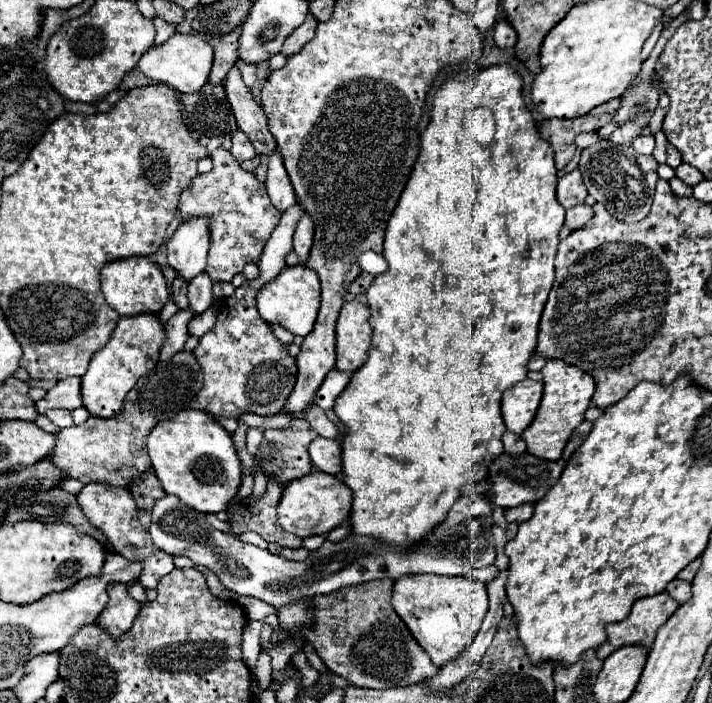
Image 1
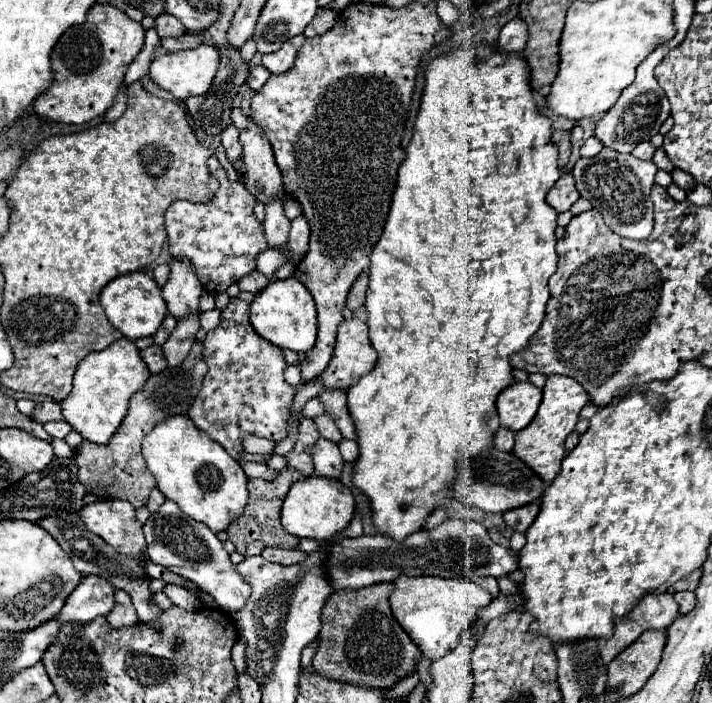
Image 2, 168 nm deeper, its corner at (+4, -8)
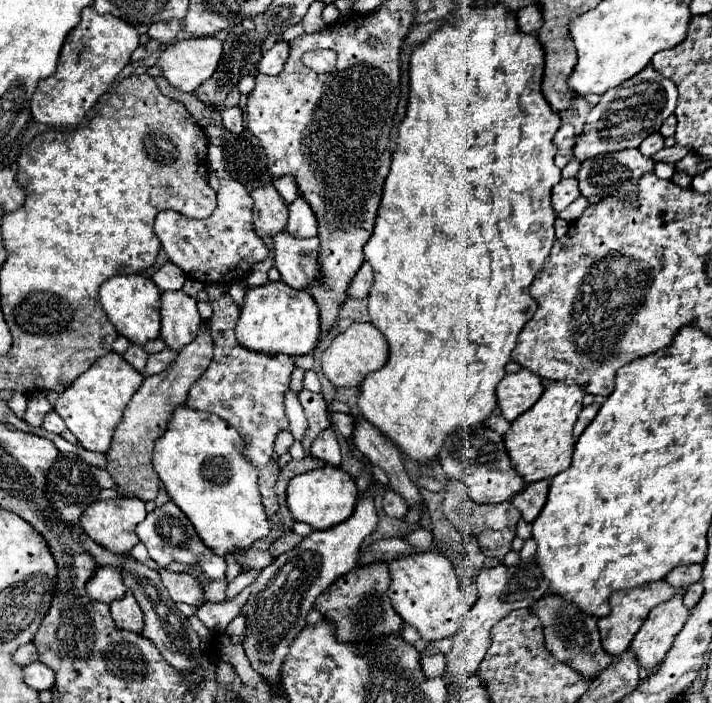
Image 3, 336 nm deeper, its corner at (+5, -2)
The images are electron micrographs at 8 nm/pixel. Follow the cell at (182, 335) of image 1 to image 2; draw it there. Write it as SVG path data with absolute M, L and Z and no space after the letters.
M156 344L148 346L146 350L140 350L140 356L146 362L150 374L158 374L166 368L166 360L162 360L162 348L156 346Z

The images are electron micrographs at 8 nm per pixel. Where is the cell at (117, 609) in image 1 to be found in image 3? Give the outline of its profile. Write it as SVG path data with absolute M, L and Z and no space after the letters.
M127 592L123 598L115 600L111 606L111 618L115 620L117 626L121 626L123 630L131 630L141 634L143 630L143 612L135 600L135 596L131 592Z

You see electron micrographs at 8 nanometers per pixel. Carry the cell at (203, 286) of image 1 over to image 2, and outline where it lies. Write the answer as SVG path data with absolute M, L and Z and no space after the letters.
M188 316L186 320L180 320L178 326L174 328L174 332L170 334L170 340L166 340L166 344L162 346L164 358L170 368L180 366L184 362L184 358L188 356L194 340L196 340L196 332L200 328L198 320L200 320L198 316Z

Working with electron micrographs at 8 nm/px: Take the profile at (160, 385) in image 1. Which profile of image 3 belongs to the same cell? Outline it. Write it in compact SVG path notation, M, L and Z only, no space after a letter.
M207 322L207 324L201 324L201 330L197 332L195 340L189 342L179 352L179 356L175 358L175 362L169 368L165 368L161 374L153 374L153 376L145 378L141 388L133 394L131 402L125 408L123 420L115 428L111 448L105 454L107 456L107 472L111 474L113 482L117 484L117 490L121 494L129 492L143 502L155 500L157 490L159 490L159 476L151 466L153 442L167 428L167 420L169 420L171 412L177 406L185 404L191 384L209 368L211 358L213 358L213 342L211 342L209 322Z

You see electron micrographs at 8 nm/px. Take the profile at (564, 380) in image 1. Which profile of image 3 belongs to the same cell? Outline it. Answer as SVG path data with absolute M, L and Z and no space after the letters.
M553 382L545 388L543 396L535 402L531 410L521 414L503 436L515 470L525 478L525 482L539 482L553 478L571 466L573 454L573 424L583 408L583 396L579 386L567 382Z

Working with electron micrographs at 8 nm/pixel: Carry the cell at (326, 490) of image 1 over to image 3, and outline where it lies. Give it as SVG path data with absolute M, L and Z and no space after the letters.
M323 466L301 476L293 476L287 486L287 506L297 522L309 524L313 530L327 530L347 520L357 504L355 480L341 468Z

